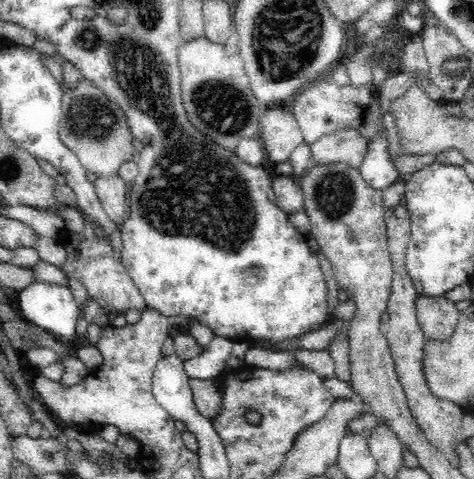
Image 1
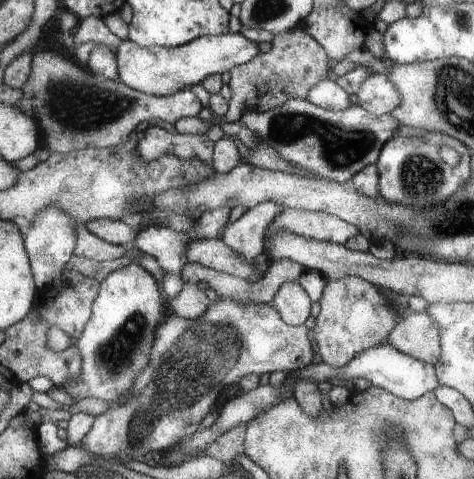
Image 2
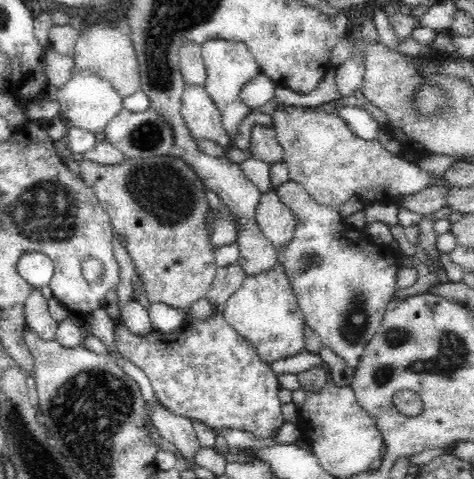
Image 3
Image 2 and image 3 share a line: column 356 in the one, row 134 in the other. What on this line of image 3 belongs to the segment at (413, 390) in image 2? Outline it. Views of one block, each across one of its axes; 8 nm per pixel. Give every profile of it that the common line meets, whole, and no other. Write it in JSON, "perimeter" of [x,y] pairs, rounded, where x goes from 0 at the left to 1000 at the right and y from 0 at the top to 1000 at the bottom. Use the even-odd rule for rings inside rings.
{"perimeter":[[[717,209],[709,217],[717,246],[726,246],[726,255],[734,259],[734,267],[743,267],[751,276],[751,288],[768,288],[776,292],[797,292],[797,280],[806,276],[802,259],[797,259],[797,238],[789,238],[781,225],[751,225],[751,221],[722,221]]]}

